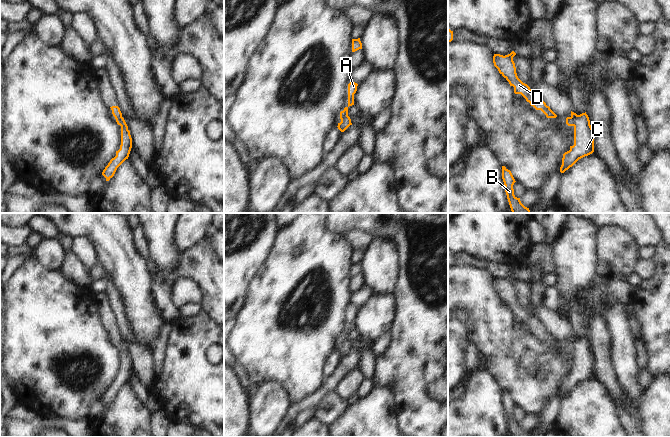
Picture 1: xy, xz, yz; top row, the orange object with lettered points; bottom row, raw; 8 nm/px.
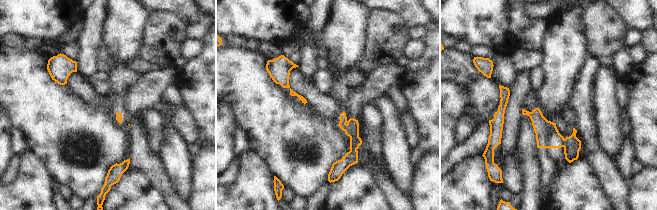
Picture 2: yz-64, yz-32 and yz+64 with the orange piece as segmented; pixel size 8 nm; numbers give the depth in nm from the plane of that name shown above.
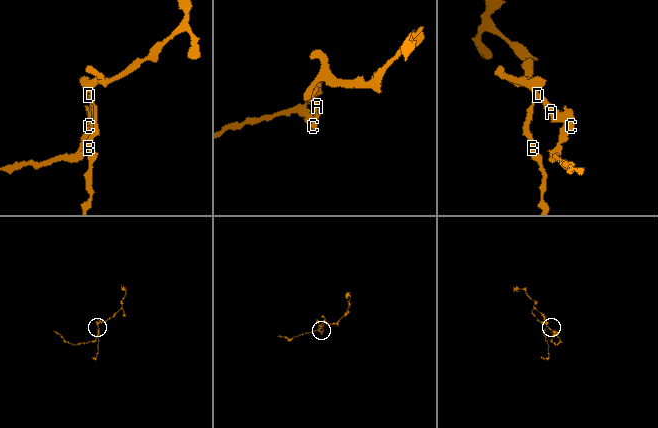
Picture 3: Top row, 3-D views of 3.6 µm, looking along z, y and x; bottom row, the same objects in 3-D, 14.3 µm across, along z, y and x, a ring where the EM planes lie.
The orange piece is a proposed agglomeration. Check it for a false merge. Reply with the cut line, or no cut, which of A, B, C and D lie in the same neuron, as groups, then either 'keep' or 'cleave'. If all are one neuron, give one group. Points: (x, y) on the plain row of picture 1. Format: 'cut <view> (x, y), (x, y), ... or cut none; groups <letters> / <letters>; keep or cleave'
cut yz (577, 339), (573, 349); groups A B D / C; cleave

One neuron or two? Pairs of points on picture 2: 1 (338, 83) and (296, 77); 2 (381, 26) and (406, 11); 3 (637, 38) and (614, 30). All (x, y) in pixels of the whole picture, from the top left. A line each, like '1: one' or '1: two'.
1: two
2: two
3: two

